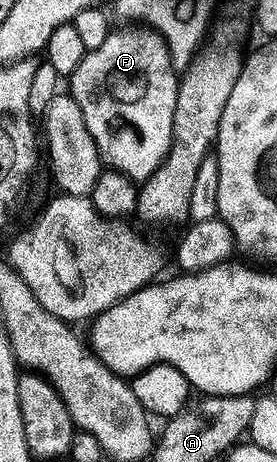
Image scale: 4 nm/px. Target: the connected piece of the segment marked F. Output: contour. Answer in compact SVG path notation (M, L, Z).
M132 27L129 31L113 30L101 48L85 54L82 65L78 65L78 69L70 77L70 83L72 83L70 94L76 98L78 105L82 105L82 117L86 117L86 127L90 129L90 135L94 137L94 141L98 145L101 159L111 170L120 172L121 175L125 175L137 185L147 183L152 178L153 173L168 159L168 154L172 148L172 134L174 133L174 109L178 109L178 93L180 92L178 71L172 62L171 53L168 52L168 44L155 31L141 27Z

